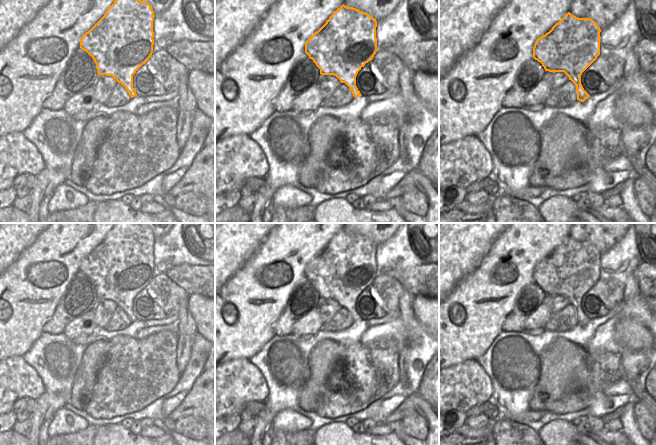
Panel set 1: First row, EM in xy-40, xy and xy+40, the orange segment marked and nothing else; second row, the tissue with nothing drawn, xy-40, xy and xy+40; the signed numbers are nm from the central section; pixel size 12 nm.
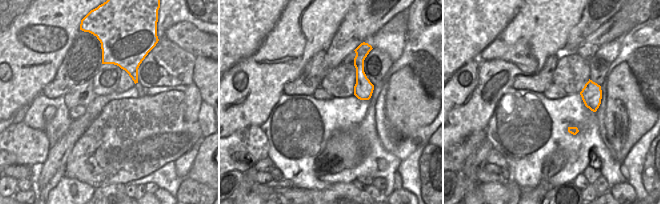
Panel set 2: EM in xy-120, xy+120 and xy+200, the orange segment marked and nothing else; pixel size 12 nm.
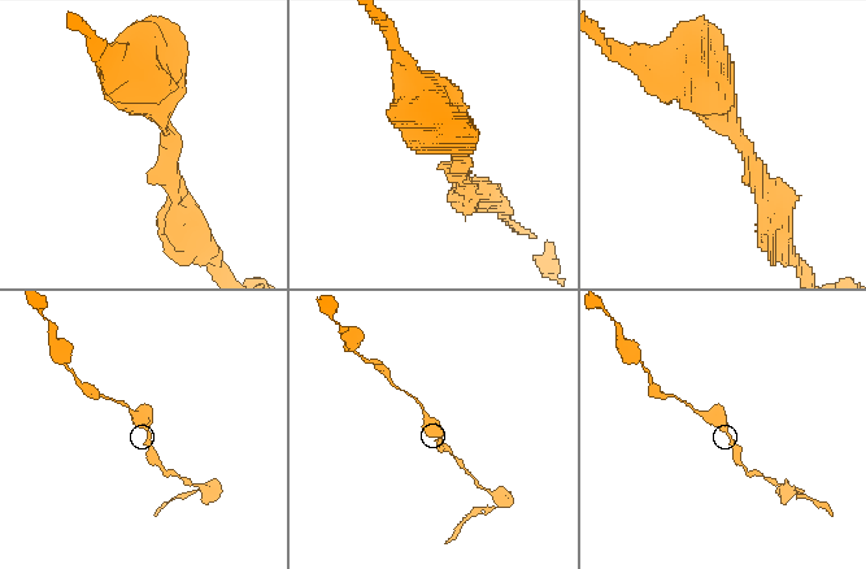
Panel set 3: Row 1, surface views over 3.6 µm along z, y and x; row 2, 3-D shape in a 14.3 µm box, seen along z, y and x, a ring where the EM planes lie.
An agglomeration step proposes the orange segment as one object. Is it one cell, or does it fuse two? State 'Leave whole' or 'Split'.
Leave whole

